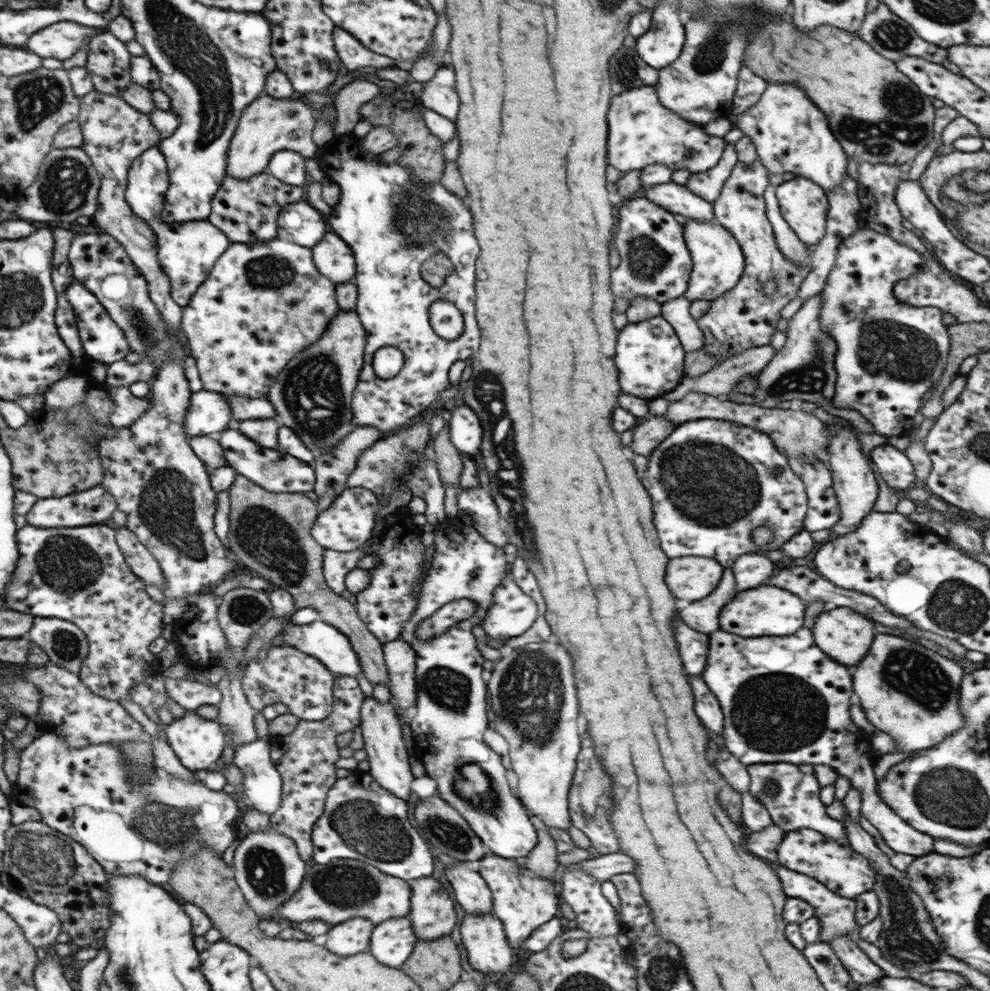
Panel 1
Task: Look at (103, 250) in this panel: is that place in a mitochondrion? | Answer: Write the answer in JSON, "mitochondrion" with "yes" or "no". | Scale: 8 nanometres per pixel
{"mitochondrion":"no"}

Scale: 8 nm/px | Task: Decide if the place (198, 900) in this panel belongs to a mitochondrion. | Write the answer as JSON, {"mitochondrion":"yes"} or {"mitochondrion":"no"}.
{"mitochondrion":"no"}

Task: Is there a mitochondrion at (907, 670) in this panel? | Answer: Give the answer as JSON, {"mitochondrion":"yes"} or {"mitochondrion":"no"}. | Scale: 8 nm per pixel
{"mitochondrion":"yes"}

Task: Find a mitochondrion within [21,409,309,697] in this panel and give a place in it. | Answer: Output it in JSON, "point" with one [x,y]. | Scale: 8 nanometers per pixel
{"point":[166,506]}

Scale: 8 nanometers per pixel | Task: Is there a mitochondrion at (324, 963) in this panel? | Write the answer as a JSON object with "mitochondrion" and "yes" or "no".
{"mitochondrion":"no"}

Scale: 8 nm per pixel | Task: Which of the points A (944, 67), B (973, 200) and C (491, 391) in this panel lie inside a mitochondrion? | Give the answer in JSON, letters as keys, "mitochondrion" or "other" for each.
{"A":"other","B":"mitochondrion","C":"mitochondrion"}

